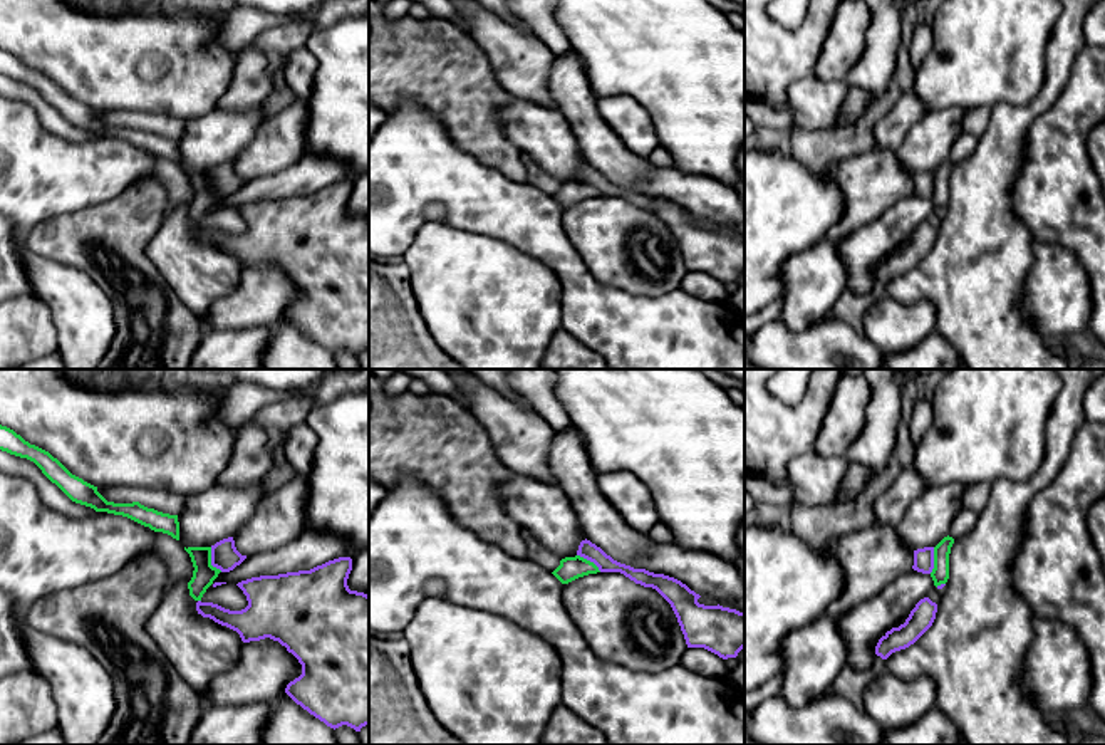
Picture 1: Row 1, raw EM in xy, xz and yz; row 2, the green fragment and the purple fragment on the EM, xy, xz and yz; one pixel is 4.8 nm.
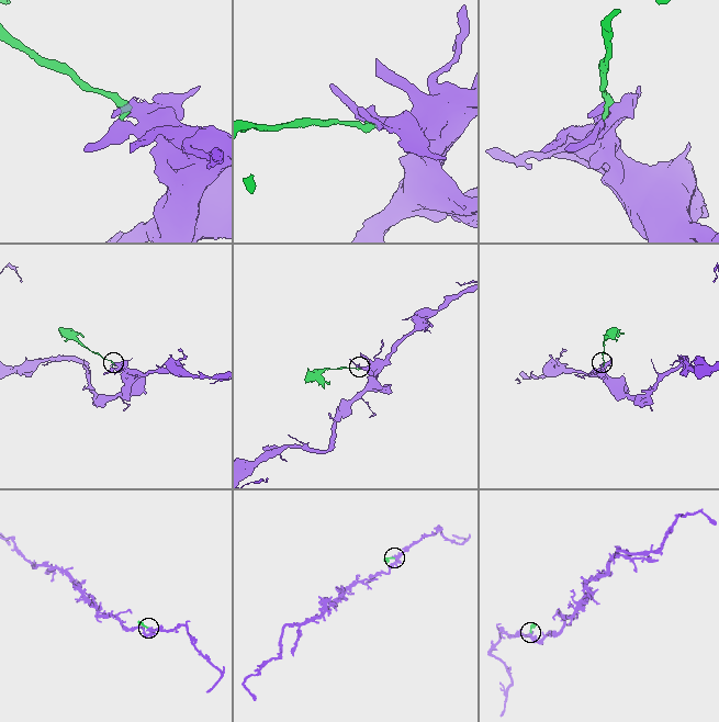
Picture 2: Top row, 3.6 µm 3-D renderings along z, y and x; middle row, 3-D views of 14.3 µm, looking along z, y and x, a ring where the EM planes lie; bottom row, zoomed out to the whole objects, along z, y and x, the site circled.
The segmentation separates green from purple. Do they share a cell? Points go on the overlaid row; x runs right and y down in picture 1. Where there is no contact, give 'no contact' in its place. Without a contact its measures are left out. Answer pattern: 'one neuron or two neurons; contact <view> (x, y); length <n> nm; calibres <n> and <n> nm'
two neurons; contact xy (210, 561); length 130 nm; calibres 110 and 130 nm

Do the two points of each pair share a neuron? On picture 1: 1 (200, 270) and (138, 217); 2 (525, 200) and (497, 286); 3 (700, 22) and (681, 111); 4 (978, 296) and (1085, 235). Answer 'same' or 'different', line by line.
1: different
2: different
3: same
4: different

